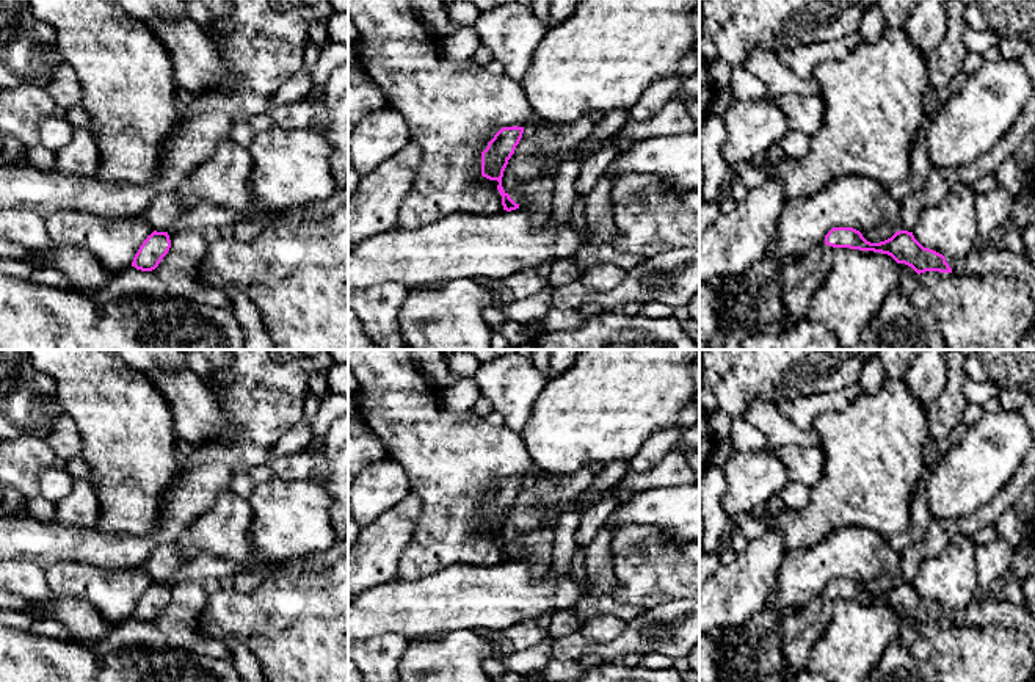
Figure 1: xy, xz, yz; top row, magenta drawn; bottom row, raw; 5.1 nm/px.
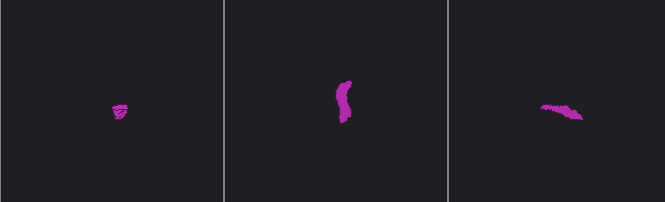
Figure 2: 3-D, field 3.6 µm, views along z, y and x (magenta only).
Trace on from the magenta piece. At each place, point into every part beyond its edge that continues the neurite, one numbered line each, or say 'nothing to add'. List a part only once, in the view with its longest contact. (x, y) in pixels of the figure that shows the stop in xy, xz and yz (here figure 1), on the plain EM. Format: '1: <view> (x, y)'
1: yz (995, 610)
2: yz (798, 632)

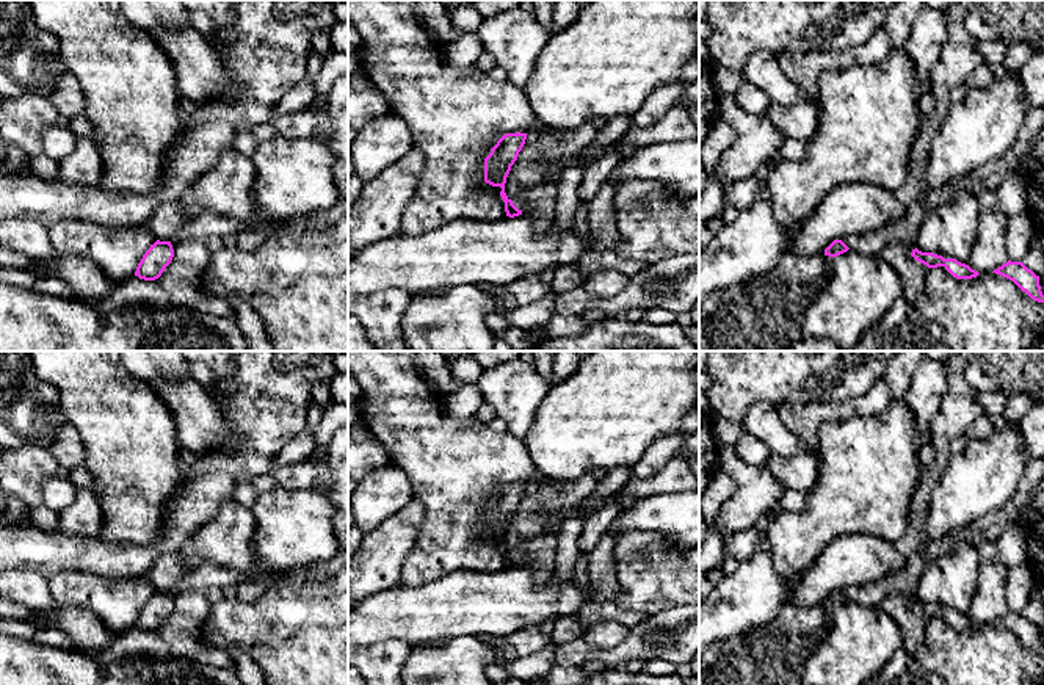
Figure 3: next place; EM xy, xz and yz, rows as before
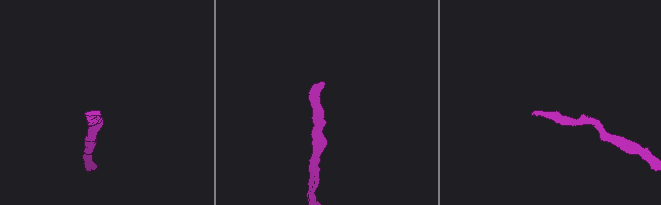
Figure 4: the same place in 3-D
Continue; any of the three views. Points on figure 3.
1: yz (817, 637)

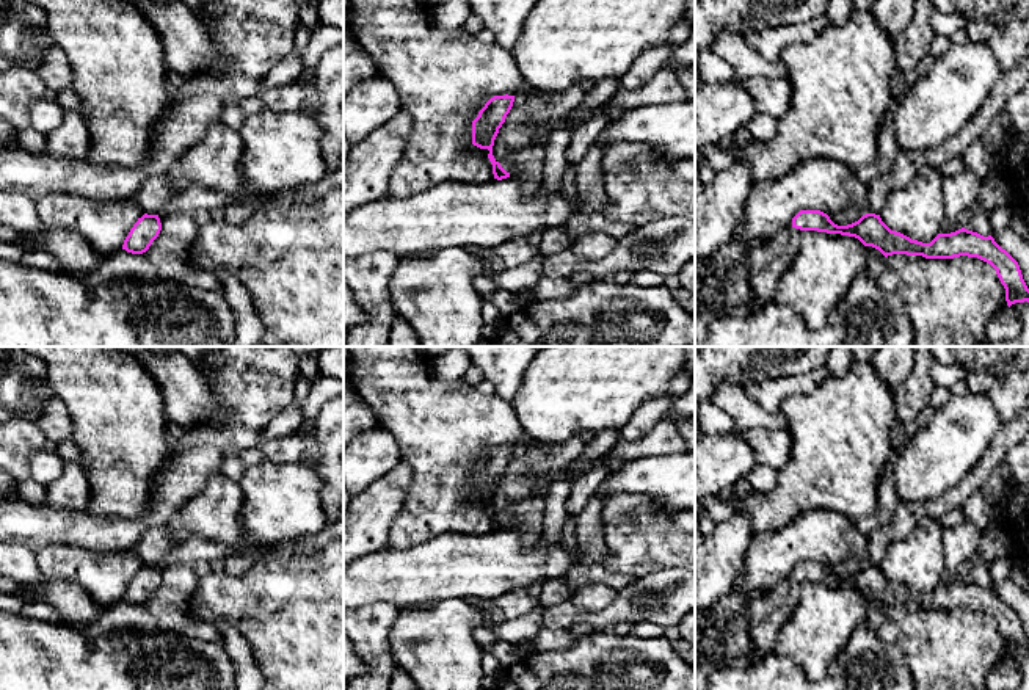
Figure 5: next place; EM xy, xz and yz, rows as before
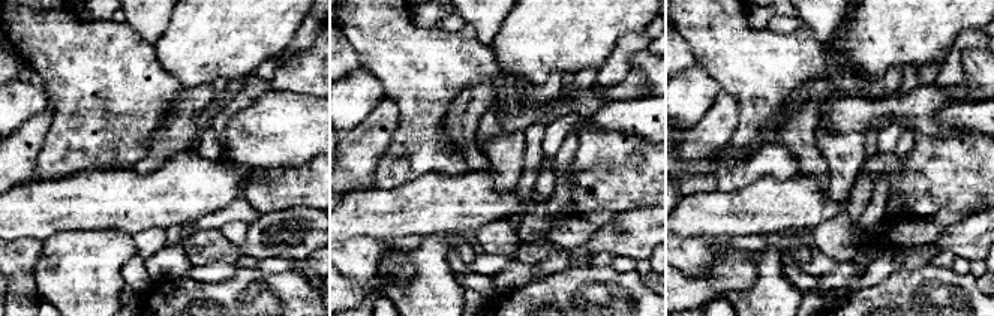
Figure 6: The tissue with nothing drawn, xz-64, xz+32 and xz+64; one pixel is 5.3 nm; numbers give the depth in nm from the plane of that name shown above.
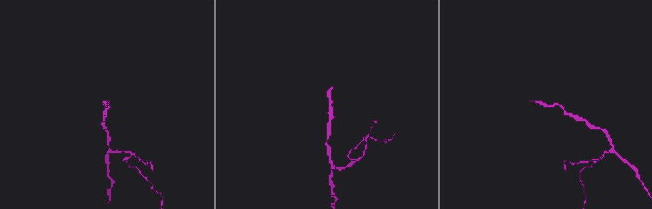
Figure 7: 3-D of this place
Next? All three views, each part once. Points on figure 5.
1: yz (766, 615)

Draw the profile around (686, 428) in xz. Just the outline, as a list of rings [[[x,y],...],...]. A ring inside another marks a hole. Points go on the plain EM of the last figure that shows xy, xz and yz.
[[[670,411],[664,416],[676,423],[681,439],[685,444],[687,453],[695,453],[695,420],[685,420],[682,417],[673,416]]]

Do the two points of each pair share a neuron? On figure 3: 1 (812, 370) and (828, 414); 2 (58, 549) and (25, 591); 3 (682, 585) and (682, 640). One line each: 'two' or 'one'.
1: two
2: two
3: two

